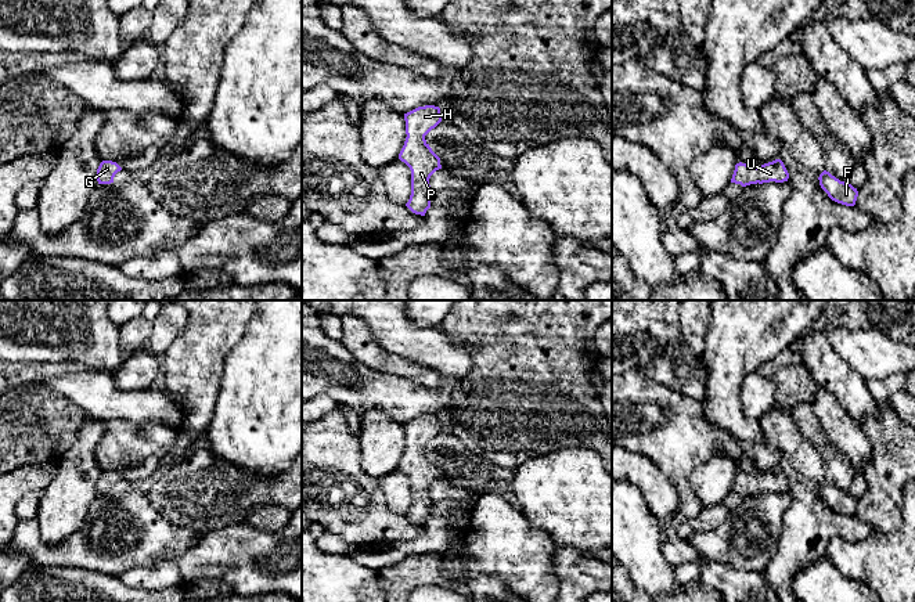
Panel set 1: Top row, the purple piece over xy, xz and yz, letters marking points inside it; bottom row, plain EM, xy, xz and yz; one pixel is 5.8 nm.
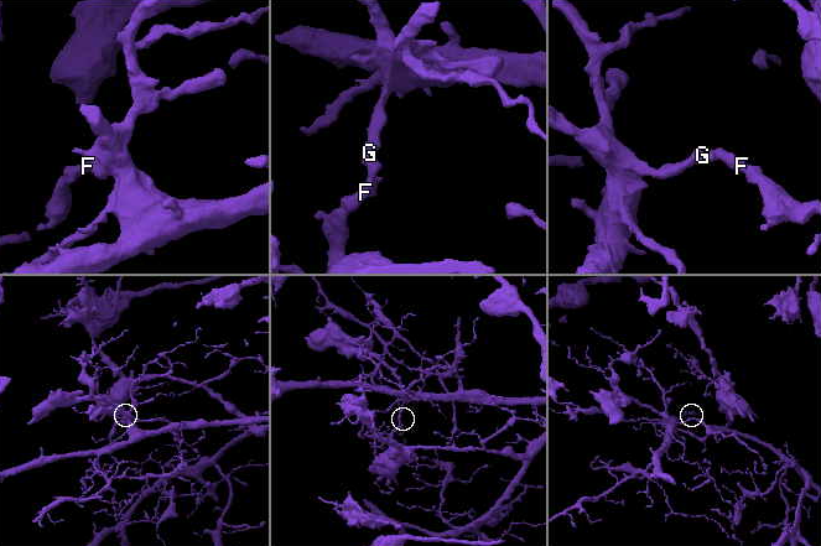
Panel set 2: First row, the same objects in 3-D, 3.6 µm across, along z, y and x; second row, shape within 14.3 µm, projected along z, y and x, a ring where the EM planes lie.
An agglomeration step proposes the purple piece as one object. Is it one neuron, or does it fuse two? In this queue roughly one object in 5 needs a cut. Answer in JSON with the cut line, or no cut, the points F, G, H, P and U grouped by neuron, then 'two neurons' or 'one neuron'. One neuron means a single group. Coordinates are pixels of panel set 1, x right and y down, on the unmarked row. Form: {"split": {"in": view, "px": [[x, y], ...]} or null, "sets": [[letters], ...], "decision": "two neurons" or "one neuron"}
{"split": null, "sets": [["F", "G", "H", "P", "U"]], "decision": "one neuron"}

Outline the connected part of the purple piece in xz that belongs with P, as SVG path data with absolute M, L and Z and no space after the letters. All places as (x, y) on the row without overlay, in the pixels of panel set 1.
M418 417L404 423L404 430L407 447L399 469L411 480L411 505L406 516L413 523L425 526L435 502L429 495L429 489L442 479L440 468L432 461L425 446L442 432L440 418Z

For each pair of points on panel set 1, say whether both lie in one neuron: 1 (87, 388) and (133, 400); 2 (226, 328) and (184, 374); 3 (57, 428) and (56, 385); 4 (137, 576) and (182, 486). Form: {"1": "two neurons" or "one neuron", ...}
{"1": "one neuron", "2": "one neuron", "3": "two neurons", "4": "two neurons"}

